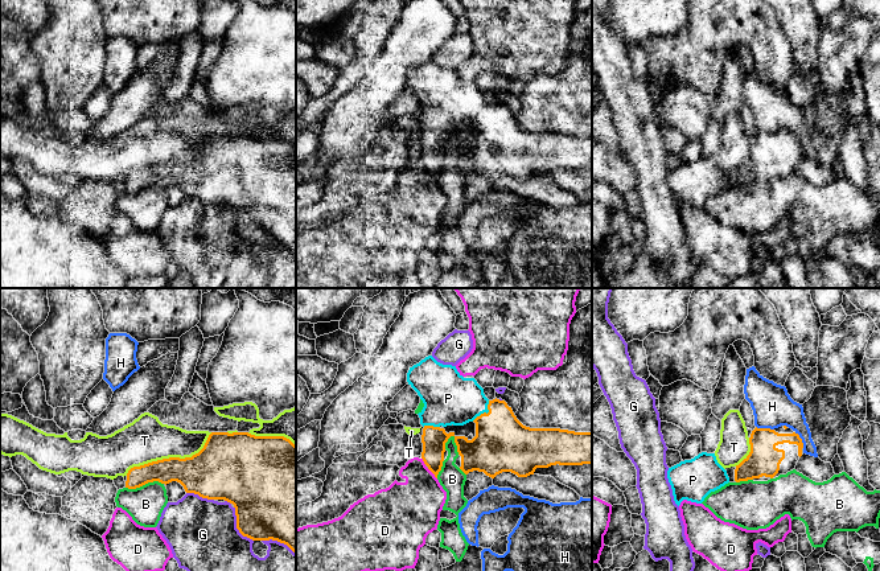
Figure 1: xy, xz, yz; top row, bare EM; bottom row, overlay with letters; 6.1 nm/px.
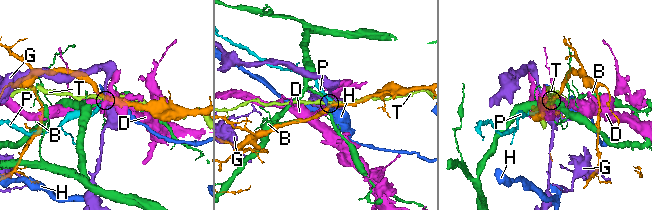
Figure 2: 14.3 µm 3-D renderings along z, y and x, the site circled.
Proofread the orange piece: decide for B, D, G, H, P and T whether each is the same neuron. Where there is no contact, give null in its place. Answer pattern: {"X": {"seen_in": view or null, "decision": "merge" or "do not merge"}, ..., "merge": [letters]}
{"B": {"seen_in": "xy", "decision": "do not merge"}, "D": {"seen_in": "xz", "decision": "do not merge"}, "G": {"seen_in": "xy", "decision": "do not merge"}, "H": {"seen_in": "yz", "decision": "do not merge"}, "P": {"seen_in": "xz", "decision": "merge"}, "T": {"seen_in": "xy", "decision": "do not merge"}, "merge": ["P"]}

